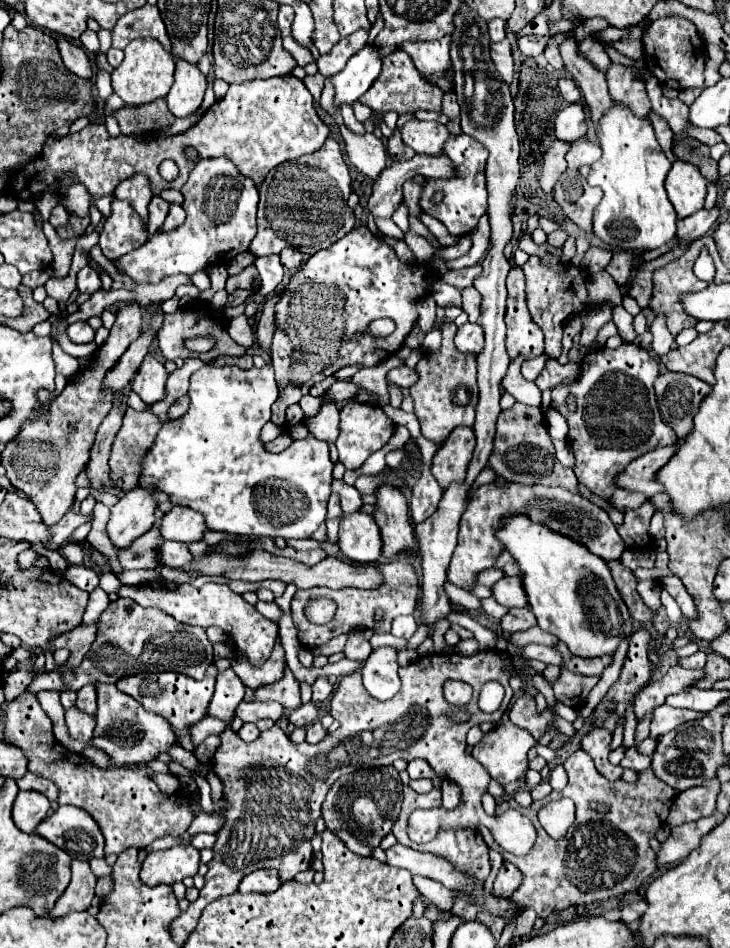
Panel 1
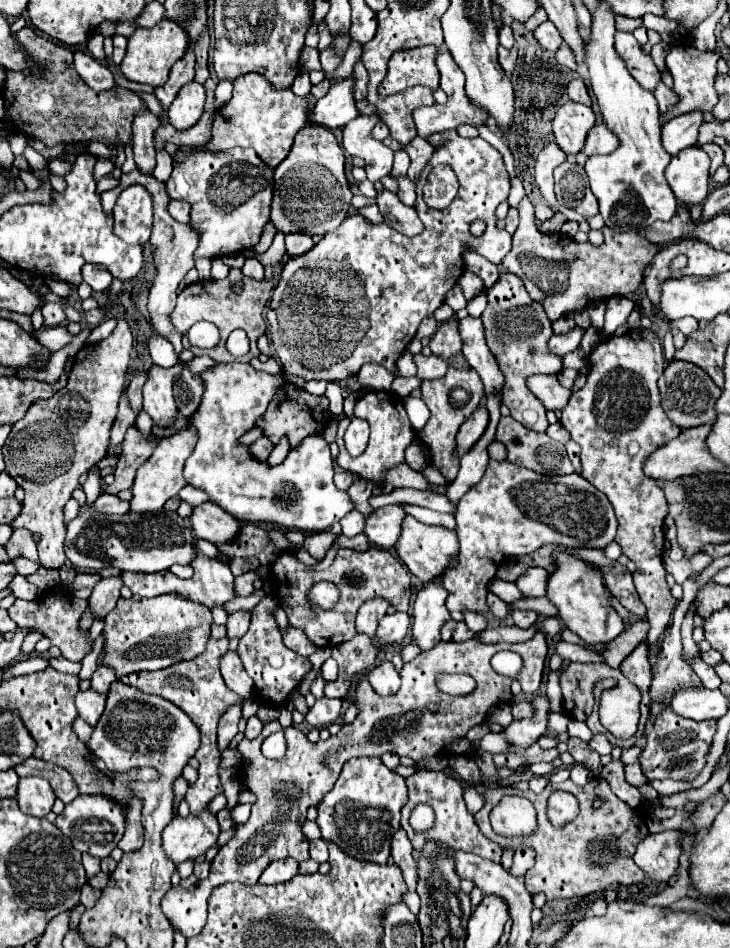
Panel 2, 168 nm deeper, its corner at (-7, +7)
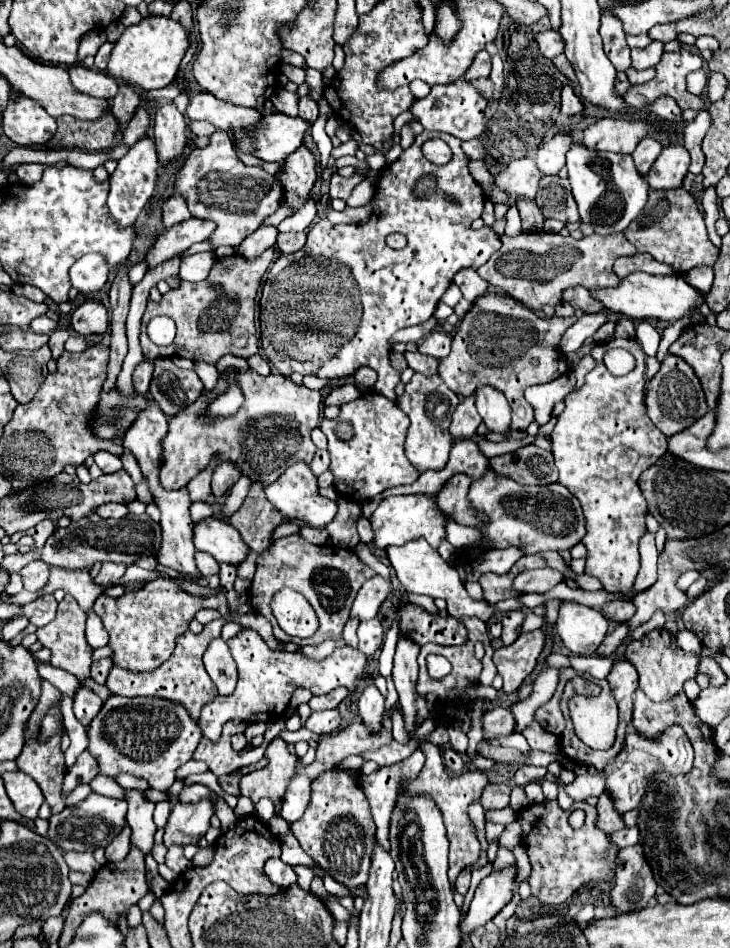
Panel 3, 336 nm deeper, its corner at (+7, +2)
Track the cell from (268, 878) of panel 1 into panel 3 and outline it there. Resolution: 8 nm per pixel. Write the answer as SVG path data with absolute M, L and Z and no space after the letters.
M270 858L270 860L266 862L264 870L266 870L266 876L268 876L274 884L278 884L278 886L282 886L282 888L288 888L288 886L292 886L292 884L296 882L296 872L292 870L292 866L284 864L280 858Z

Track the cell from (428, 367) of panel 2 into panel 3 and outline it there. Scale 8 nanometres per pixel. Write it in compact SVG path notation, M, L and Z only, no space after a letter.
M406 352L404 356L408 360L408 366L414 372L420 372L424 376L434 376L438 372L438 364L440 364L438 358L432 358L432 356L426 356L420 352Z

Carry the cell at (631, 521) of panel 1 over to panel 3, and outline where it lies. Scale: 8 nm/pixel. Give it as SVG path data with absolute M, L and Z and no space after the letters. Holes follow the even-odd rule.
M612 338L602 344L596 344L590 352L596 360L596 368L586 374L586 382L578 392L570 392L564 402L566 410L558 416L558 422L550 434L552 438L552 454L556 468L560 470L560 484L566 486L582 504L582 512L586 518L586 536L582 544L588 550L586 556L586 574L598 578L604 584L606 592L624 592L630 594L630 586L640 570L640 554L638 540L642 530L646 530L644 512L646 498L640 492L638 478L650 468L664 452L666 452L666 436L650 422L644 406L644 372L646 372L646 354L636 340L620 340ZM610 348L626 348L636 358L636 368L626 376L612 376L604 366L602 358Z

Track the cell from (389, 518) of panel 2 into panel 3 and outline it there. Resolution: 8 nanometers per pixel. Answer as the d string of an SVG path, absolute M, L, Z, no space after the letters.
M410 494L410 496L390 496L382 500L370 520L372 530L376 534L374 538L376 546L378 548L402 546L412 540L424 538L436 550L446 538L446 520L452 518L452 514L438 508L436 496L438 494Z

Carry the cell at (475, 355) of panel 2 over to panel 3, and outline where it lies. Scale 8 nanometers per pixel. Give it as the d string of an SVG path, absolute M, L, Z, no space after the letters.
M486 386L476 390L476 408L482 416L482 422L486 424L488 430L496 434L510 434L510 406L498 390Z

